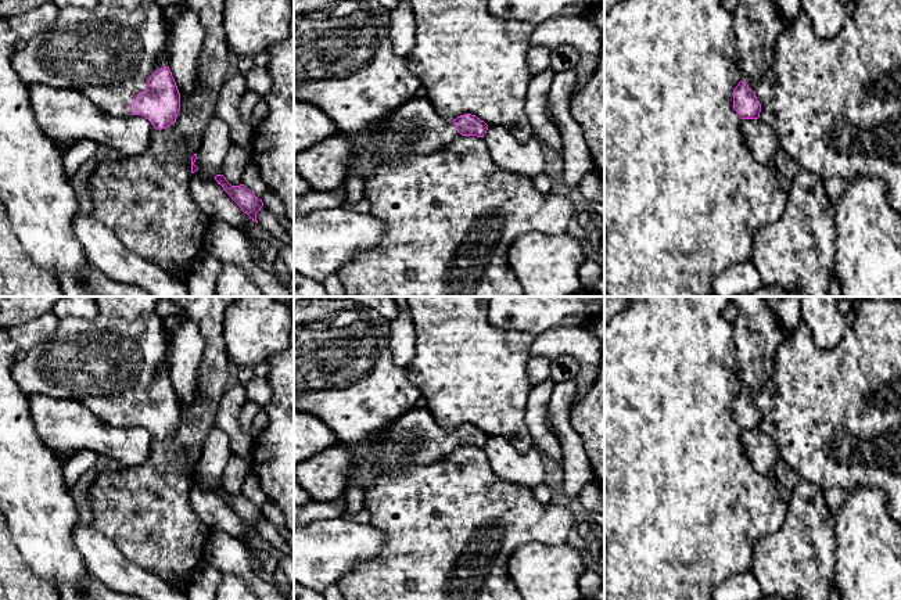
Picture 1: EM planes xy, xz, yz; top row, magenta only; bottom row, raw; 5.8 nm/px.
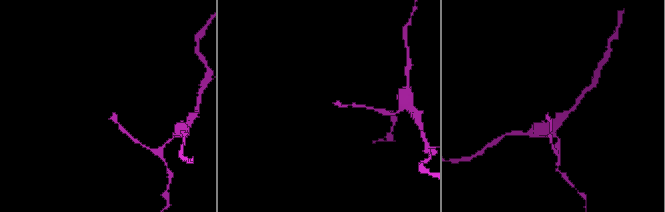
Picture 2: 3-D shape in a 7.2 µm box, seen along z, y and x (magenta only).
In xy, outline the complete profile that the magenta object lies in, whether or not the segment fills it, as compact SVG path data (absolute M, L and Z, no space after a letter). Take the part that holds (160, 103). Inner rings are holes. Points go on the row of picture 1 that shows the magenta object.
M98 0L94 10L61 8L47 30L19 43L12 67L26 86L73 89L114 116L141 115L155 129L165 129L180 111L176 82L161 60L166 36L164 12L155 0Z

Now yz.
M739 0L733 15L740 82L733 90L733 109L742 119L758 119L755 89L771 68L779 37L790 28L772 0Z

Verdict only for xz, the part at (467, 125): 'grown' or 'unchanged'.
grown

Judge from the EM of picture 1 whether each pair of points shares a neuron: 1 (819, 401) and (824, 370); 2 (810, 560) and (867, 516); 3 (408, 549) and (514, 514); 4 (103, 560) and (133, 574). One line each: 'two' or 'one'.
1: one
2: two
3: one
4: one

